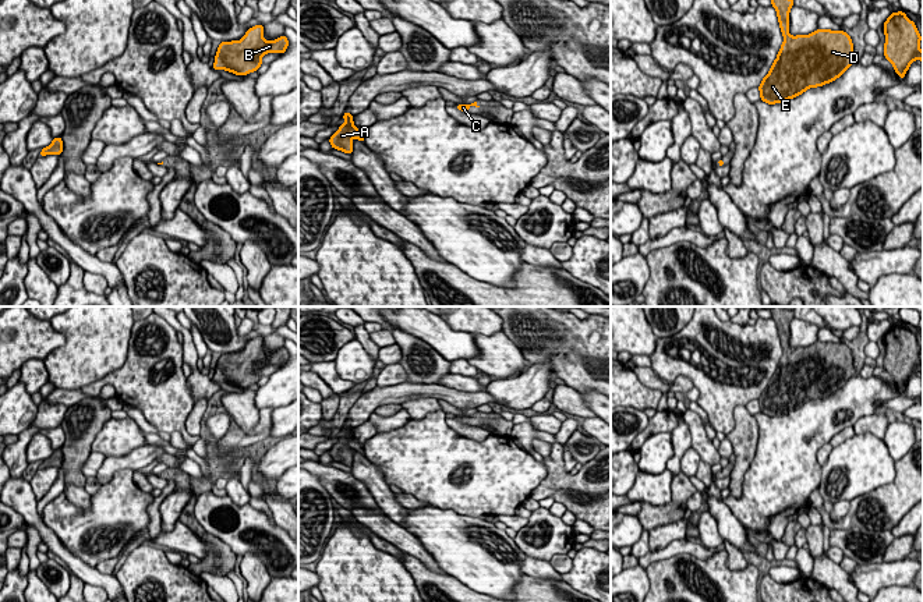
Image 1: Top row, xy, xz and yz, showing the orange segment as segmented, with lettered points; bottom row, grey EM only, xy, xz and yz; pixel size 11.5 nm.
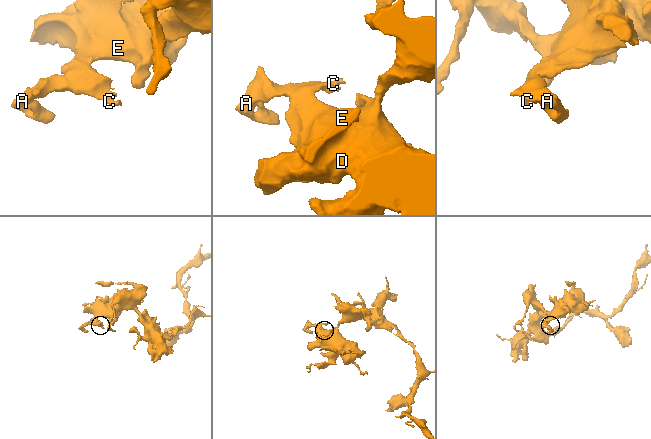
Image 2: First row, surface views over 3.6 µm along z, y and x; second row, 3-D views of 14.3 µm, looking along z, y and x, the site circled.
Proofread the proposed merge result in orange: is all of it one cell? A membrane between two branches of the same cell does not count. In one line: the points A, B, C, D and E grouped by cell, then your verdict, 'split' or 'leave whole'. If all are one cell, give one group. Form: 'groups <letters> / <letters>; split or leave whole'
groups A B C D E; leave whole

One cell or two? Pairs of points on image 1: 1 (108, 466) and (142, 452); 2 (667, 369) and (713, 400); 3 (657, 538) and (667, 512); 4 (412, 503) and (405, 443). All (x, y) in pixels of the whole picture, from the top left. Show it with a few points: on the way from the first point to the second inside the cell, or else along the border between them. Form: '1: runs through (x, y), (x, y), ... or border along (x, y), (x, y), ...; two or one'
1: runs through (116, 464), (134, 460); one
2: runs through (679, 369), (690, 371), (707, 388); one
3: border along (683, 517), (660, 524), (650, 531); two
4: border along (403, 491), (432, 505); two

